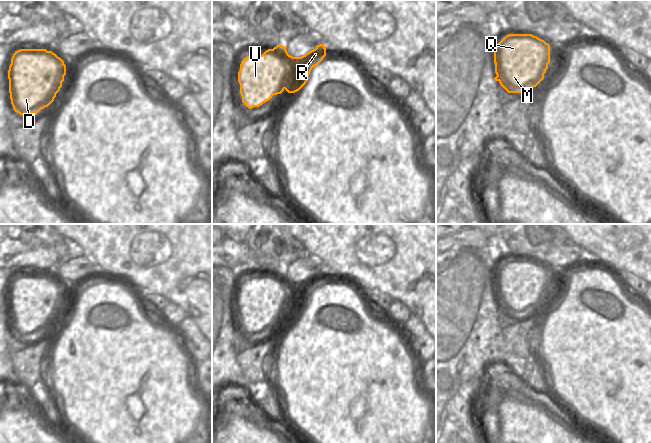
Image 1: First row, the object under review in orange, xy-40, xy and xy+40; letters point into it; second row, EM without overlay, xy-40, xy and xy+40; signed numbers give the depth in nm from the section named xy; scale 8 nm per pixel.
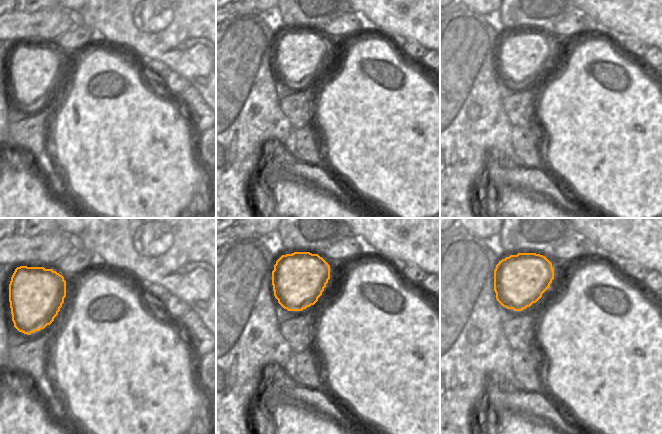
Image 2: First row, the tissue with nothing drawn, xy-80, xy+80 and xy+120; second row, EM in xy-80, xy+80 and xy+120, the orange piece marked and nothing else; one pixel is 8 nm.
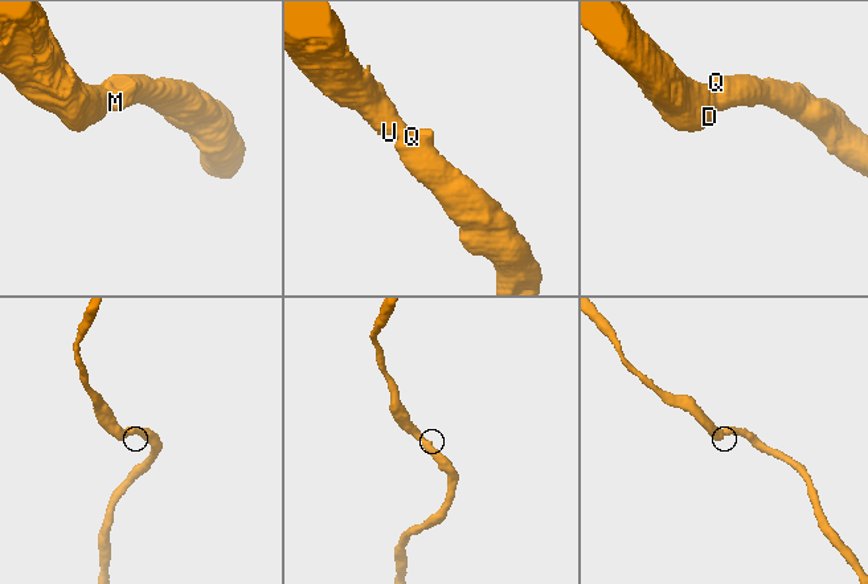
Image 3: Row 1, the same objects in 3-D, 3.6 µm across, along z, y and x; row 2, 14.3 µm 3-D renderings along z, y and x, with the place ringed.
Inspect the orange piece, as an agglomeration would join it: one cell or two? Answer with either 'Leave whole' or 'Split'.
Leave whole.

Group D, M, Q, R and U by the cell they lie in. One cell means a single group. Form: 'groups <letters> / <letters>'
groups D M Q R U

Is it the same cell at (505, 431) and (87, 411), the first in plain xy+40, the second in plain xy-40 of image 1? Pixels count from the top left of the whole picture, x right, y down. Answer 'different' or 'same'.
different

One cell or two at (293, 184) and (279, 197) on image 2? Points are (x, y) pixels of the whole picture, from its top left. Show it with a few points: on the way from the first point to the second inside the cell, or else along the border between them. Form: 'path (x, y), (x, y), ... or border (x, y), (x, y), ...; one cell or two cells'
border (270, 184), (276, 188), (285, 188), (307, 202); two cells

